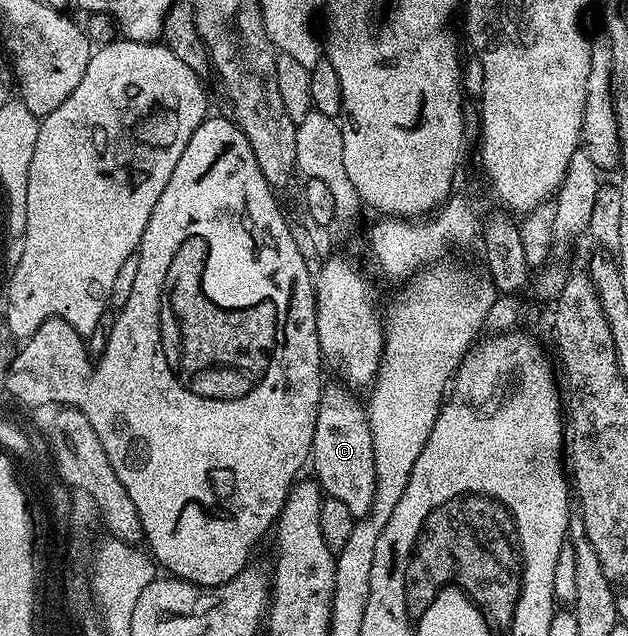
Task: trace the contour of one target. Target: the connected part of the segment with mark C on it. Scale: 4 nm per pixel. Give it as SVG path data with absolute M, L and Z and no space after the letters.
M344 384L326 385L315 420L315 436L311 470L315 481L328 497L342 502L354 520L366 517L375 500L375 460L371 444L371 428L366 407L354 391Z

